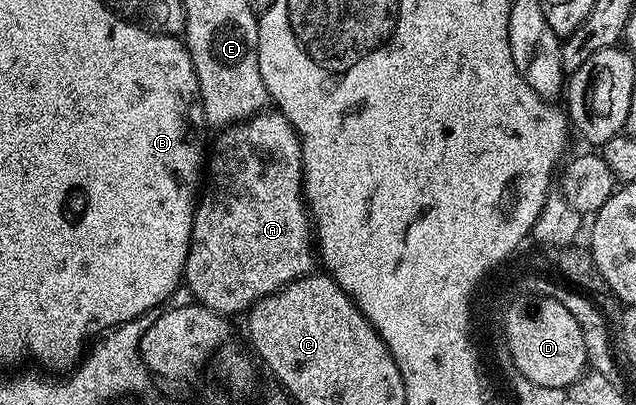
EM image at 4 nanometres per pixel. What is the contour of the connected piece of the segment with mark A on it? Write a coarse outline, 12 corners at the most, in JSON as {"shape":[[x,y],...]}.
{"shape":[[278,112],[216,134],[183,276],[242,315],[316,269]]}

